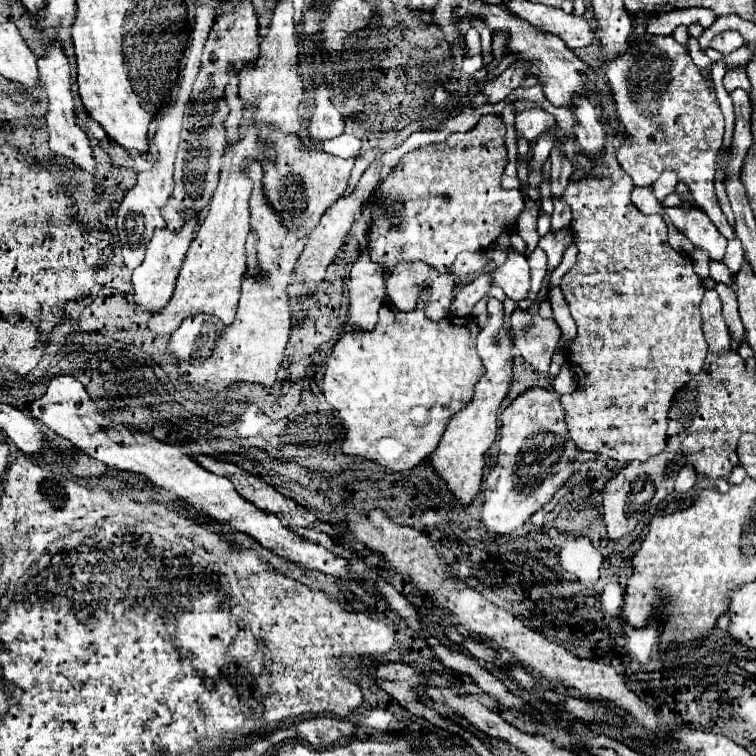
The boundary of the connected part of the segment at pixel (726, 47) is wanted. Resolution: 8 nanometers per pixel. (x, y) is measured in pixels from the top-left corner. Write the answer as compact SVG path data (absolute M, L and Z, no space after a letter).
M725 31L725 33L719 33L717 37L713 37L713 41L709 43L709 47L717 49L723 55L729 55L735 49L739 49L743 43L745 41L743 41L743 37L737 31Z

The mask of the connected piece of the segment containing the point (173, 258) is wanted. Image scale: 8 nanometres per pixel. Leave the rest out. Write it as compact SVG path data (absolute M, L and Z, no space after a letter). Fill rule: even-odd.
M187 213L189 221L179 233L173 233L169 229L157 229L147 245L147 255L145 261L133 271L131 275L131 285L133 285L133 303L143 311L143 313L159 313L171 299L175 281L181 269L181 263L185 259L185 253L193 241L195 227L199 225L197 219L191 219L191 213Z

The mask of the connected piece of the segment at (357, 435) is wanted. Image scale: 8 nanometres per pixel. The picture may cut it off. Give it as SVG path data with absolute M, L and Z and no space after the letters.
M387 303L373 331L345 331L327 359L323 379L323 395L343 423L341 451L379 463L393 473L409 471L427 459L437 449L449 419L473 399L475 381L481 377L481 357L475 351L477 333L479 327L471 317L429 321L421 305L413 313L401 313Z

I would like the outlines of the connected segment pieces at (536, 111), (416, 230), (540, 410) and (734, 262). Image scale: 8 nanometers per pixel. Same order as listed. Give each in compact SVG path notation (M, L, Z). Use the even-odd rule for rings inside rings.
M525 107L515 117L517 137L525 137L527 141L533 141L535 137L539 137L543 133L543 129L547 125L553 125L555 123L555 119L551 119L551 117L553 115L549 115L541 107ZM541 117L545 117L545 119L541 119Z
M481 115L471 131L451 133L441 143L429 143L409 151L379 183L379 193L371 199L371 221L367 225L369 257L379 263L385 273L401 261L423 261L445 273L461 251L489 249L505 229L513 233L517 217L525 209L525 197L519 189L501 187L507 161L505 125L499 115Z
M535 387L515 397L501 413L499 445L497 463L483 485L485 503L479 519L491 533L511 535L533 513L543 509L573 475L577 447L569 439L559 395Z
M738 238L728 240L726 253L723 258L724 264L735 273L738 273L744 260L745 256L741 241Z

